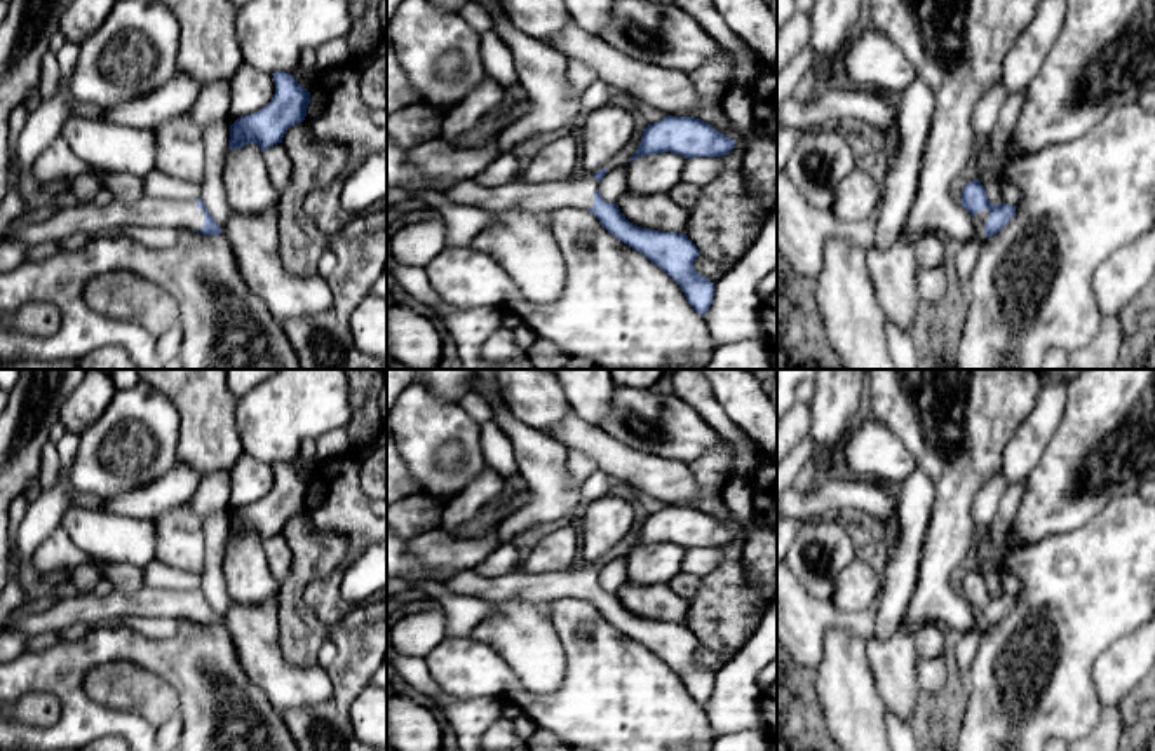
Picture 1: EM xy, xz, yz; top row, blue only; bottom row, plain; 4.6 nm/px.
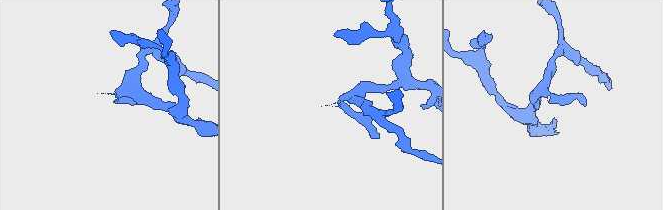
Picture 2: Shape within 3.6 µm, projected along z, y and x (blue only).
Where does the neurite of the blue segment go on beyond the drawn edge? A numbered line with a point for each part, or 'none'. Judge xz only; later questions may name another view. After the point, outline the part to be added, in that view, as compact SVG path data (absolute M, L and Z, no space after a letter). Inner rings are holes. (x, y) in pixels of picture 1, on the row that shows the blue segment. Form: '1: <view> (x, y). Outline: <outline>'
1: xz (577, 190). Outline: M584 173L563 181L524 183L516 179L500 186L481 186L472 178L453 183L442 193L453 204L474 206L491 213L503 209L554 213L559 207L592 207L596 190L599 190L599 183L594 174Z

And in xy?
1: xy (74, 218). Outline: M143 197L125 204L113 200L106 206L70 202L42 223L30 223L19 230L7 230L5 237L28 247L61 240L64 237L120 235L127 227L169 225L179 230L202 230L204 211L195 200Z

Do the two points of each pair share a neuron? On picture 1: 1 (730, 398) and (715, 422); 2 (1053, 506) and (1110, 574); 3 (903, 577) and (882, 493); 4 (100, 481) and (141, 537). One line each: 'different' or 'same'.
1: different
2: different
3: different
4: different

